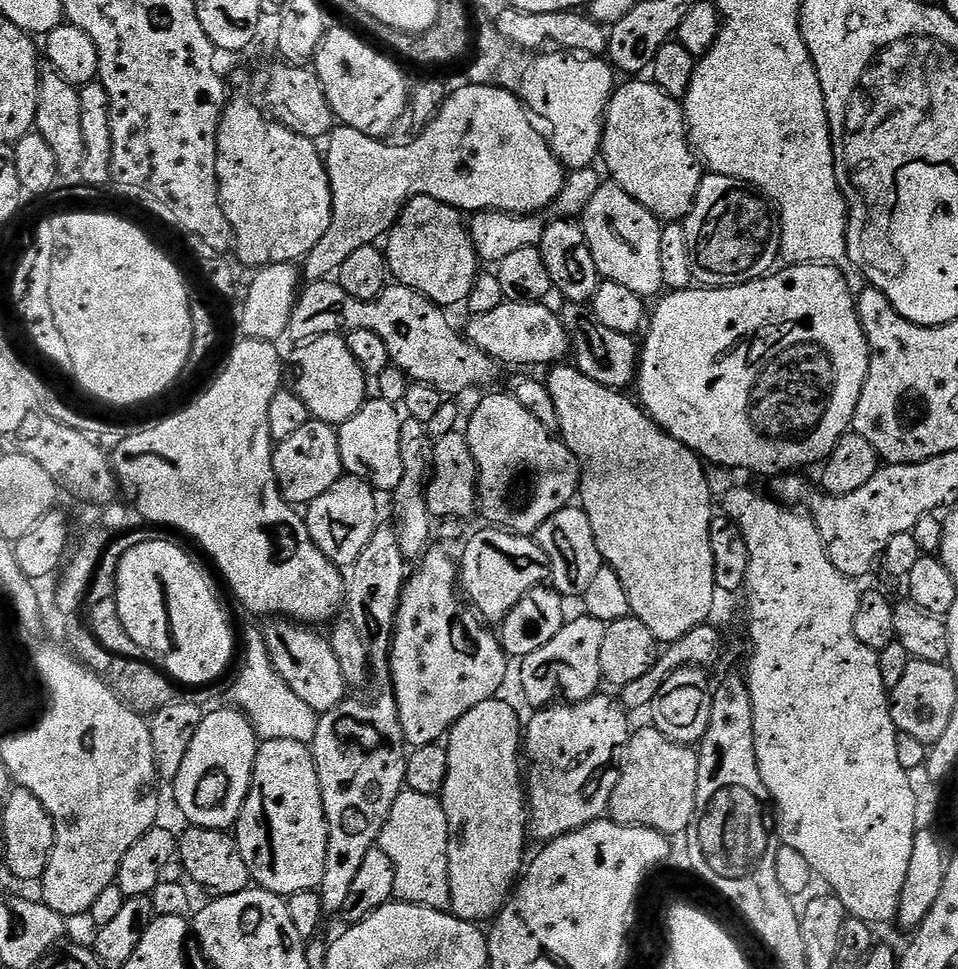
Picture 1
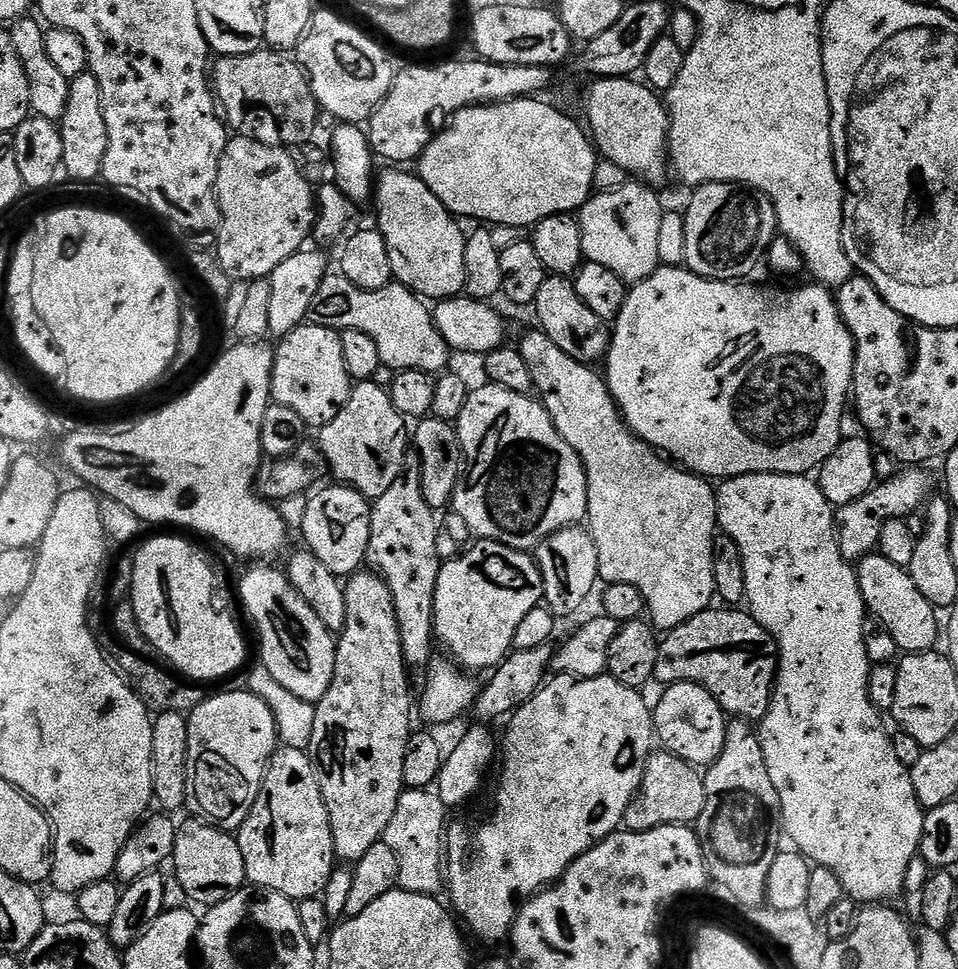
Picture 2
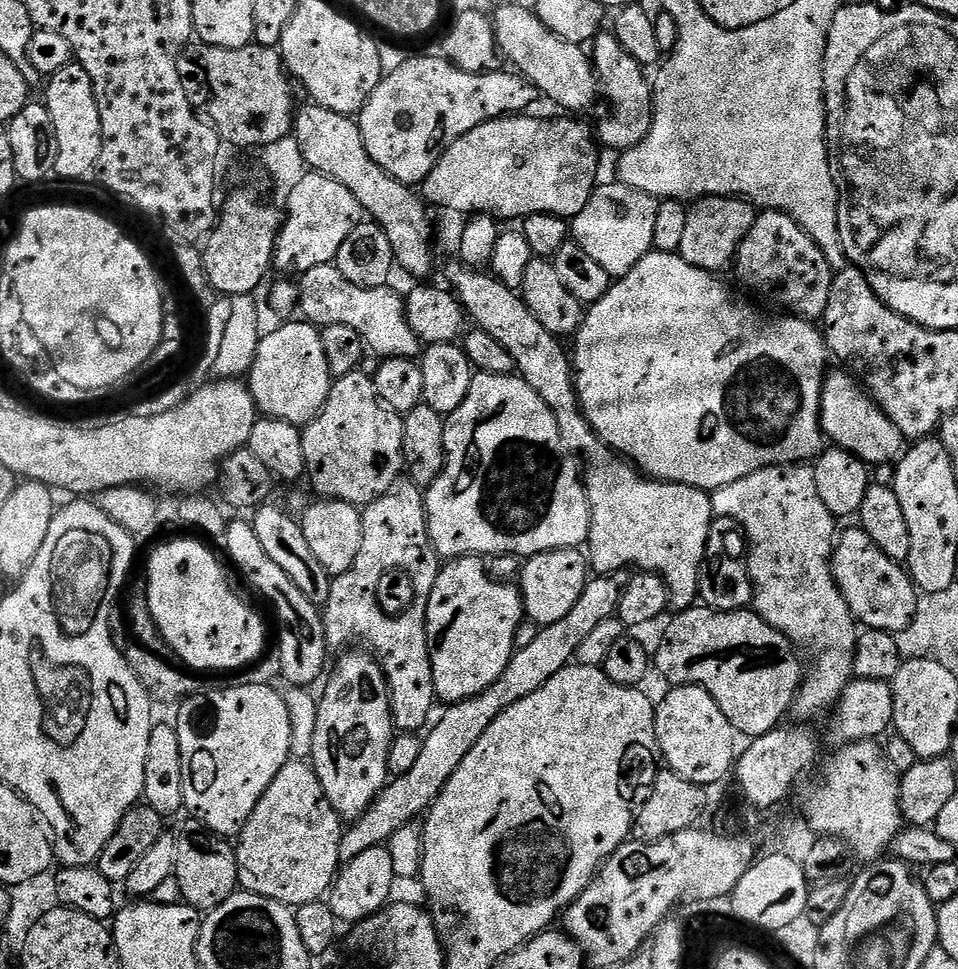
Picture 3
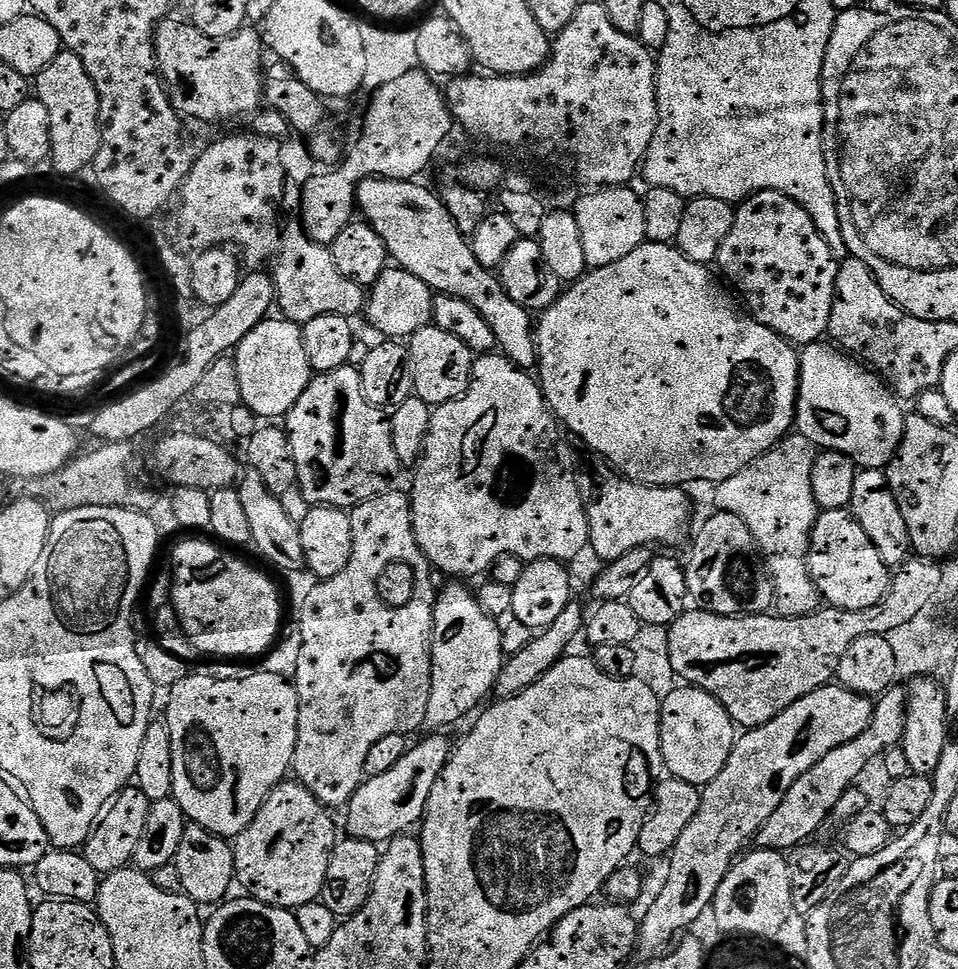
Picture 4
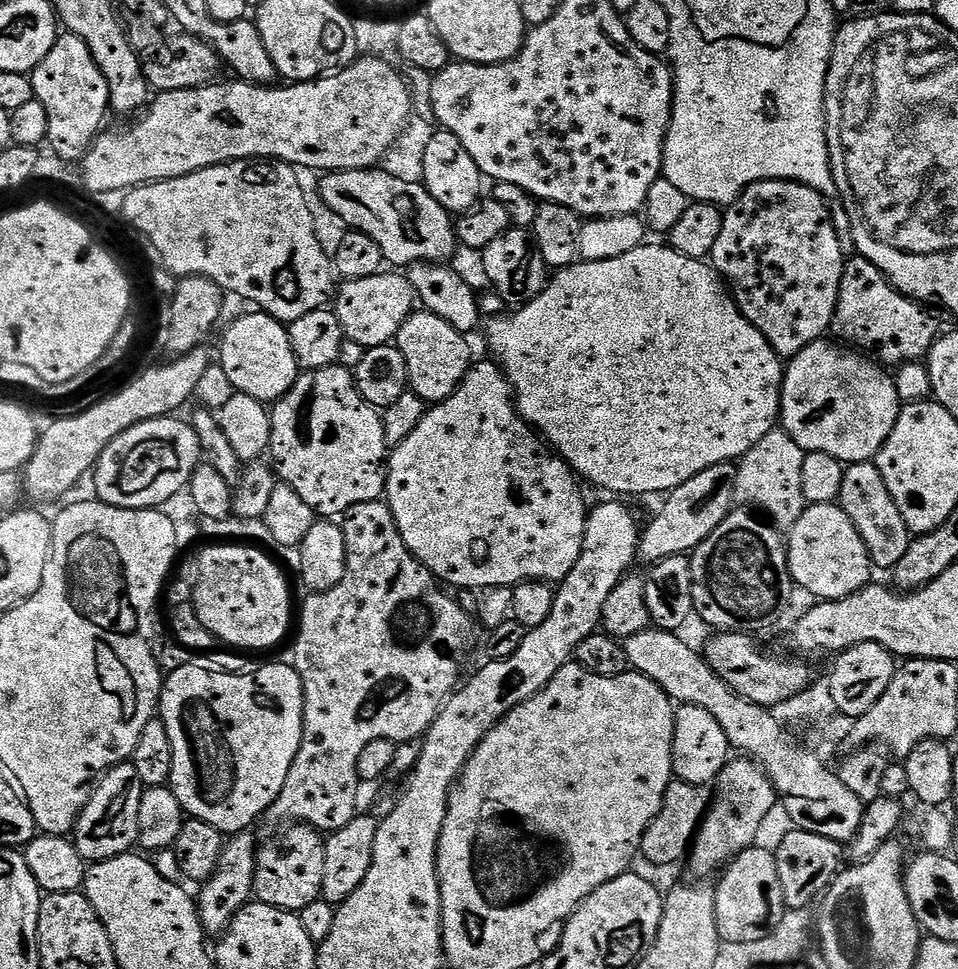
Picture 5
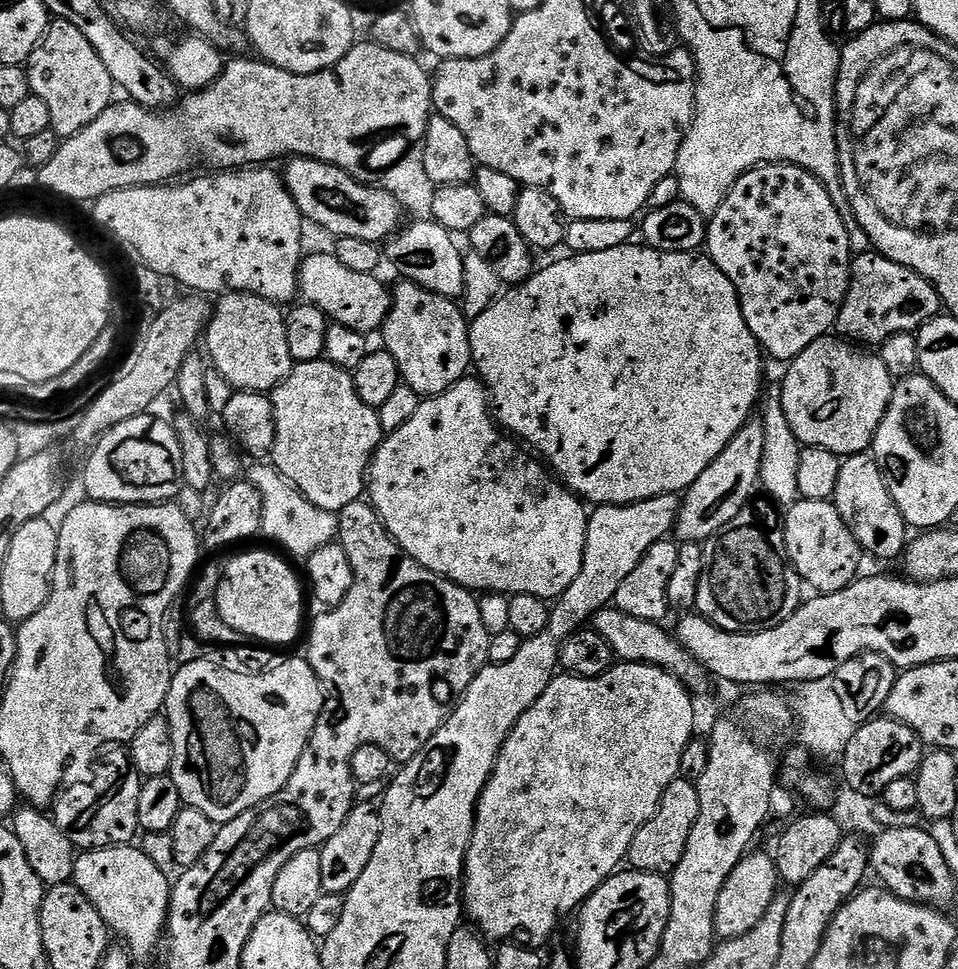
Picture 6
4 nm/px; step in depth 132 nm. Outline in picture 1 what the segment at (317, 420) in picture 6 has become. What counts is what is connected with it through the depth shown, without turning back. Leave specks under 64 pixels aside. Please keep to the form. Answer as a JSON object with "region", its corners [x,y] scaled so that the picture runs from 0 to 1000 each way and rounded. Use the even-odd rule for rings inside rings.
{"region":[[[396,411],[381,413],[378,423],[354,439],[353,464],[357,464],[360,488],[382,496],[394,509],[408,510],[420,497],[420,425],[416,420]]]}

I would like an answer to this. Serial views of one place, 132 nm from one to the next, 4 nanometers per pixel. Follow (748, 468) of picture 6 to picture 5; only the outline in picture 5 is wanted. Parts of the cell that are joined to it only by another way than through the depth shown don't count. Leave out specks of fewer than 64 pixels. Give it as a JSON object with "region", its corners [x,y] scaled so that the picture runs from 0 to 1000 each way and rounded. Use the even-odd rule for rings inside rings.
{"region":[[[761,477],[759,479],[746,479],[733,489],[720,493],[720,497],[712,497],[696,513],[697,516],[689,524],[689,529],[677,539],[676,545],[671,546],[668,555],[668,568],[666,571],[667,581],[673,584],[690,582],[700,574],[718,574],[725,570],[727,566],[765,527],[769,519],[768,514],[768,485],[769,480]]]}

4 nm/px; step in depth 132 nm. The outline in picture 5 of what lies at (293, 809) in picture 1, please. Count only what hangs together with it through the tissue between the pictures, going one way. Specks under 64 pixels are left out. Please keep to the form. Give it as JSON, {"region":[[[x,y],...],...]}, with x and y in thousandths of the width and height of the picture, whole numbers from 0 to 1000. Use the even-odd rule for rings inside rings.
{"region":[[[305,852],[293,859],[296,860],[289,867],[282,868],[277,875],[275,872],[267,884],[265,925],[270,932],[311,943],[335,928],[340,898],[339,864],[329,854],[320,852]]]}

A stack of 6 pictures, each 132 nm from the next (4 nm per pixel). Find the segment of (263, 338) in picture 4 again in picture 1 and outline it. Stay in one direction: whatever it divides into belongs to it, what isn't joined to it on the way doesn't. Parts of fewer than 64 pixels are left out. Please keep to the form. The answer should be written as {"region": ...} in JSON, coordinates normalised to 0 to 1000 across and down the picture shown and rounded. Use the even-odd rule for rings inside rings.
{"region":[[[358,346],[334,347],[309,357],[305,363],[303,388],[304,384],[304,402],[319,415],[323,430],[341,438],[360,438],[378,423],[386,409],[385,389],[381,388],[378,378],[374,378],[370,365],[365,365],[365,357]]]}

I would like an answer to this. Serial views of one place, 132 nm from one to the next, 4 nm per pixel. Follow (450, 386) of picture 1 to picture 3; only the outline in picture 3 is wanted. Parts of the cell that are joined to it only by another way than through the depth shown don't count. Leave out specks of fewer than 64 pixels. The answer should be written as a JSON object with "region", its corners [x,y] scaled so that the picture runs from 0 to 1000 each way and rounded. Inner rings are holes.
{"region":[[[350,271],[328,275],[328,279],[316,282],[312,290],[313,312],[312,321],[317,321],[316,329],[323,334],[334,338],[340,336],[365,336],[365,341],[374,341],[381,360],[388,363],[392,369],[406,367],[425,367],[434,369],[439,366],[441,352],[428,341],[426,320],[421,304],[409,298],[409,295],[399,297],[379,297],[370,295],[365,287],[358,285],[352,279]]]}

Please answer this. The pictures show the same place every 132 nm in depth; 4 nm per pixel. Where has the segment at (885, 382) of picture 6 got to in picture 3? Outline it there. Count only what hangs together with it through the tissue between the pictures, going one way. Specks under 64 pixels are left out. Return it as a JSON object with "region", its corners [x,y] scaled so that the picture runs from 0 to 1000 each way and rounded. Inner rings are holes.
{"region":[[[865,383],[860,390],[856,408],[856,440],[861,451],[872,461],[883,463],[907,481],[930,480],[945,461],[944,449],[933,436],[929,436],[929,431],[925,431],[923,424],[896,395],[895,389],[881,384]]]}

